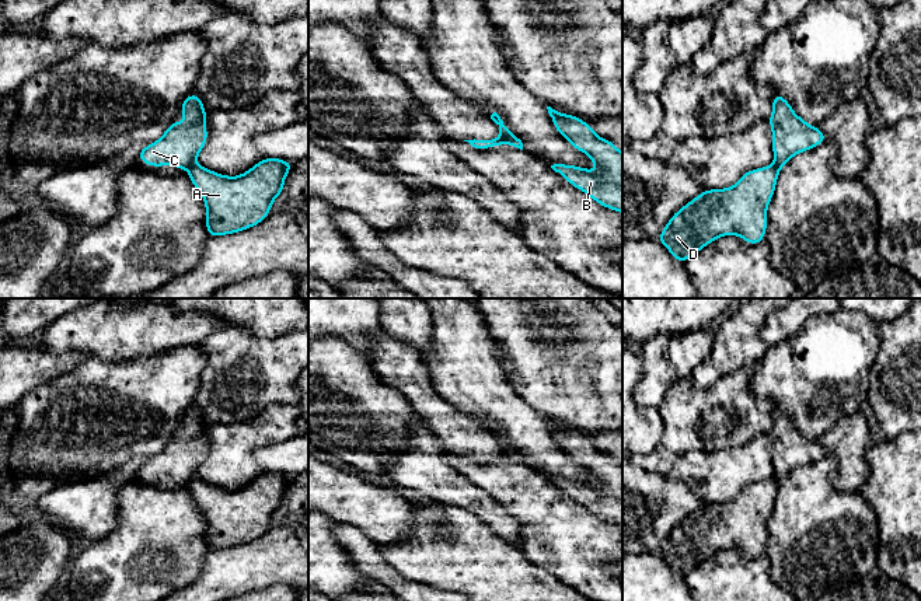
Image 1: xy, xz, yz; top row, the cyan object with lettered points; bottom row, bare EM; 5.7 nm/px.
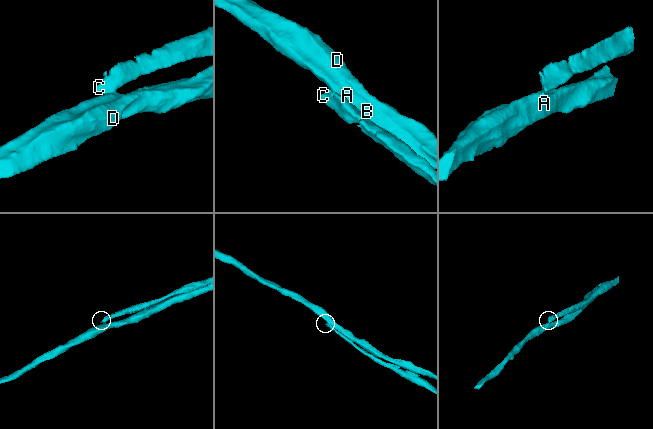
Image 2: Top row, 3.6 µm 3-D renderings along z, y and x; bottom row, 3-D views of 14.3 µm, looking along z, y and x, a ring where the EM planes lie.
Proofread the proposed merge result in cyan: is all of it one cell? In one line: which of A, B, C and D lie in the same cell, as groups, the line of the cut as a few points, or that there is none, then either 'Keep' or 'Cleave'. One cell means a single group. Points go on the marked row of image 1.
Groups: A B D / C. Split along xy (195, 164), (187, 168). Cleave

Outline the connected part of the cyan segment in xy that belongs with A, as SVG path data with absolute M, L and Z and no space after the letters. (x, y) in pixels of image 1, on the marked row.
M266 157L247 172L228 177L206 167L188 168L195 189L206 206L206 230L210 237L234 234L264 221L273 200L283 192L293 163Z

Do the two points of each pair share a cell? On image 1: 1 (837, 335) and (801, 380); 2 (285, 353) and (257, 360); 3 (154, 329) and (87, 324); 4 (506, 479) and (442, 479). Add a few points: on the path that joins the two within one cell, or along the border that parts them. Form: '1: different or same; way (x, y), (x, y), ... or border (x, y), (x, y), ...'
1: same; way (834, 346), (812, 369)
2: same; way (278, 360), (264, 360)
3: same; way (138, 329), (104, 329)
4: different; border (443, 460), (482, 488), (495, 500)

